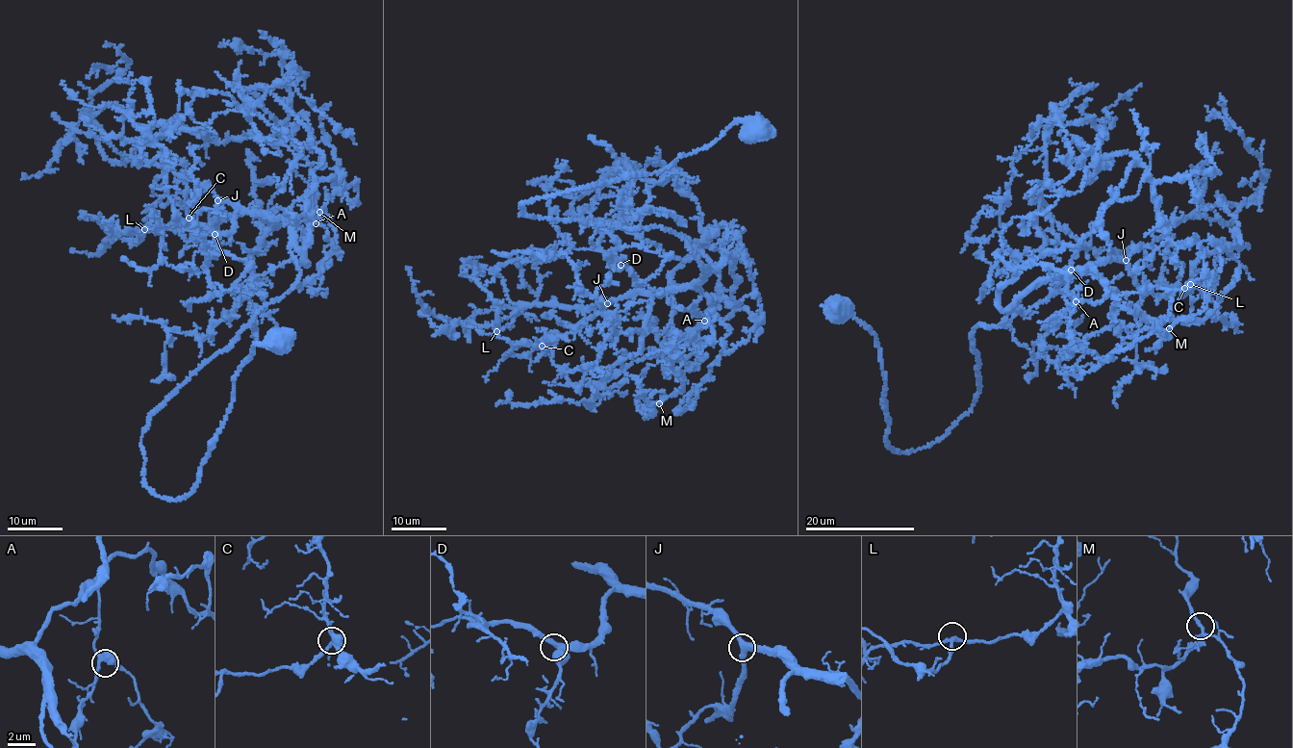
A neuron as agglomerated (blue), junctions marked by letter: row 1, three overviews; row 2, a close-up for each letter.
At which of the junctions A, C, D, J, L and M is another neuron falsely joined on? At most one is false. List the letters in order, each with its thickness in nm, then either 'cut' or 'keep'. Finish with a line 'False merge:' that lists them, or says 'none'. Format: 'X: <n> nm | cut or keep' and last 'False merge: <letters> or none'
A: 400 nm | keep
C: 240 nm | keep
D: 400 nm | keep
J: 400 nm | keep
L: 200 nm | keep
M: 180 nm | keep
False merge: none

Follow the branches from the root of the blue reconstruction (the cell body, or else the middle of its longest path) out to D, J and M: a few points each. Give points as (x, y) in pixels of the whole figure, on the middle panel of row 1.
D: (754, 131), (736, 122), (656, 173), (521, 204), (523, 215), (659, 225), (710, 269), (650, 293), (621, 265)
J: (754, 131), (736, 122), (656, 173), (521, 204), (523, 215), (659, 225), (710, 269), (687, 286), (607, 303)
M: (754, 131), (520, 206), (659, 225), (710, 269), (652, 296), (621, 362), (659, 403)

